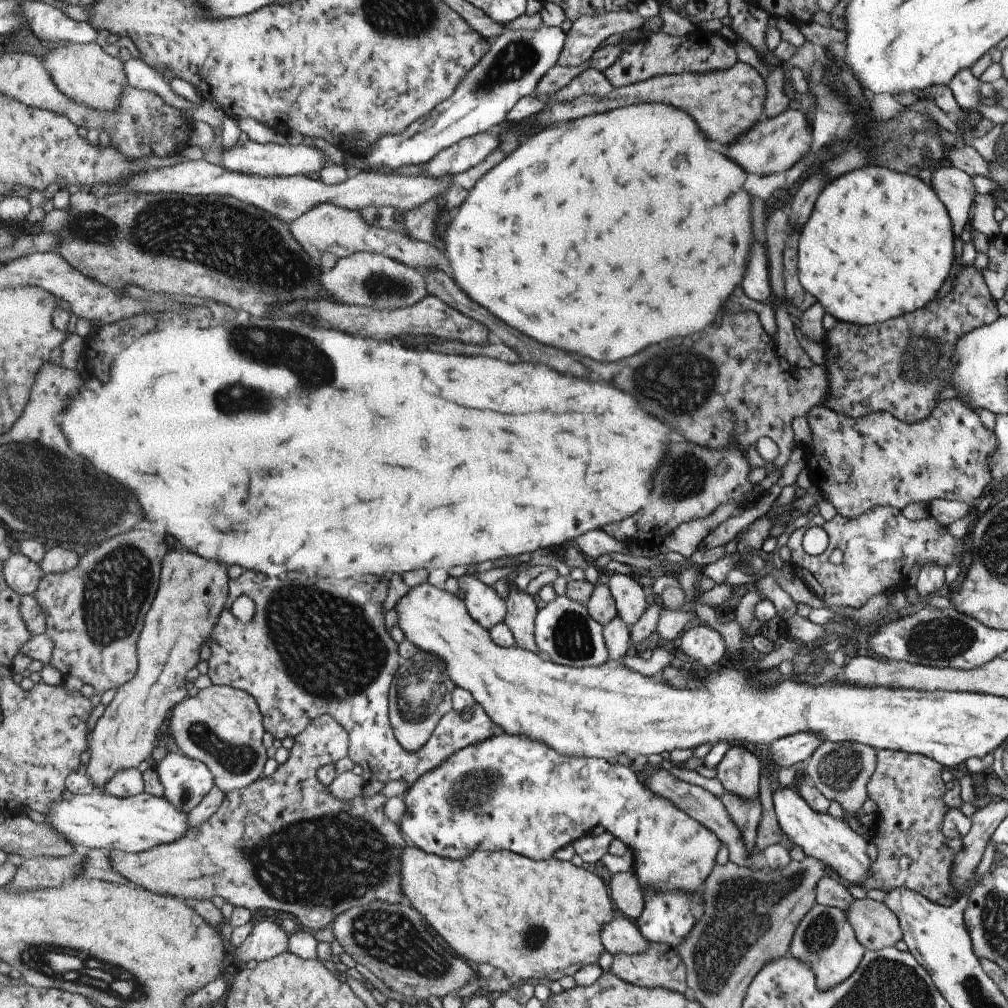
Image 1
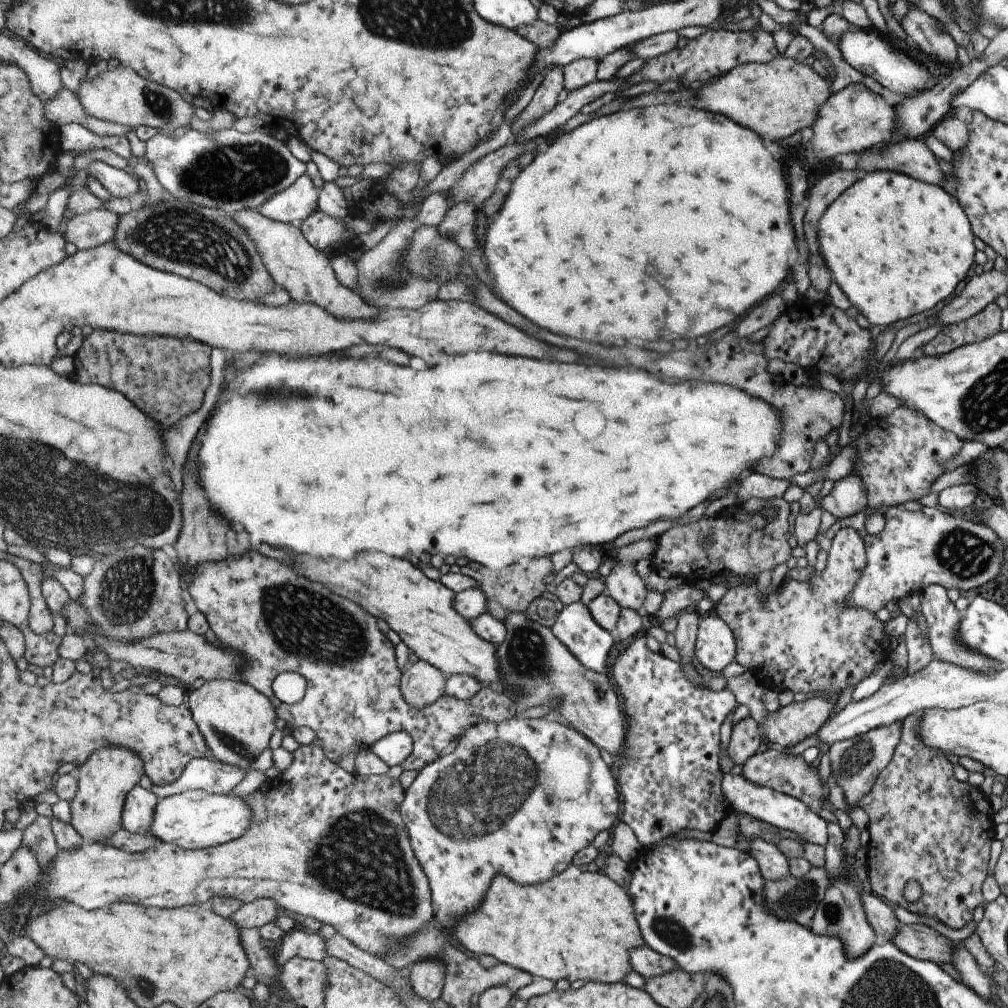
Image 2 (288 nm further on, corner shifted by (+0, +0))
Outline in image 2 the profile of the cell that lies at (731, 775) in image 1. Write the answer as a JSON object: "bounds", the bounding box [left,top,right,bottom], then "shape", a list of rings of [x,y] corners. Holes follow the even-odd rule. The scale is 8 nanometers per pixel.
{"bounds":[727,716,763,766],"shape":[[[751,716],[739,720],[731,728],[731,740],[727,746],[727,758],[733,762],[733,766],[745,764],[759,748],[763,730],[753,722]]]}

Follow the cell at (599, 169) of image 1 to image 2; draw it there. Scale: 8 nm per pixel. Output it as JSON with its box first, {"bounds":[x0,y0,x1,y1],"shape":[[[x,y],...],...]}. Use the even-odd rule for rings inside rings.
{"bounds":[481,104,797,340],"shape":[[[657,104],[657,106],[645,106],[645,108],[629,108],[629,110],[619,110],[619,112],[613,112],[609,116],[601,116],[601,118],[593,118],[591,122],[587,124],[581,124],[579,128],[567,132],[567,134],[561,134],[557,136],[547,148],[543,148],[539,152],[539,156],[519,174],[519,178],[513,182],[511,186],[511,192],[501,208],[501,212],[491,220],[491,224],[487,226],[487,232],[485,232],[485,244],[483,244],[483,250],[481,250],[481,256],[485,258],[485,264],[487,264],[487,272],[489,276],[493,274],[495,276],[495,282],[491,284],[493,286],[493,292],[497,290],[501,296],[503,302],[507,302],[517,314],[521,312],[523,316],[527,316],[529,320],[533,320],[535,324],[541,324],[543,328],[549,328],[553,330],[555,334],[561,334],[561,336],[571,336],[571,338],[579,338],[579,340],[611,340],[611,338],[637,338],[637,340],[677,340],[677,338],[695,338],[695,336],[703,336],[707,332],[713,332],[713,330],[719,330],[723,328],[725,324],[731,324],[731,322],[739,322],[739,318],[743,318],[753,304],[757,304],[761,298],[767,298],[773,294],[773,290],[777,286],[783,284],[787,272],[791,270],[791,266],[797,262],[797,254],[795,254],[795,238],[793,238],[793,228],[791,228],[791,222],[789,222],[789,208],[787,208],[787,186],[785,186],[785,178],[783,178],[783,170],[781,170],[781,164],[783,160],[773,160],[773,156],[767,152],[767,148],[763,146],[763,140],[757,138],[751,130],[735,124],[733,120],[721,116],[721,114],[713,114],[713,112],[707,112],[707,110],[697,110],[697,108],[691,108],[689,104]]]}

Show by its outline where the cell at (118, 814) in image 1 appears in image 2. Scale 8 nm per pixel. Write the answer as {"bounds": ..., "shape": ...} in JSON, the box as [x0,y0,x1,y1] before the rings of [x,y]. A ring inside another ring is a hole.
{"bounds":[149,792,253,850],"shape":[[[185,792],[159,800],[149,834],[157,836],[163,844],[175,844],[185,850],[201,850],[233,842],[245,836],[249,828],[253,828],[253,808],[245,798],[235,794]]]}

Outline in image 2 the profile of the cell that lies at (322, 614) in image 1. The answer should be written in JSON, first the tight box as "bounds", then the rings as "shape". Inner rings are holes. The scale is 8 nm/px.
{"bounds":[183,550,521,772],"shape":[[[257,550],[247,552],[245,556],[239,556],[235,560],[223,560],[221,564],[201,564],[201,568],[195,568],[191,574],[187,572],[183,582],[187,584],[187,598],[191,600],[191,606],[209,620],[209,628],[215,632],[219,646],[241,654],[243,666],[239,682],[253,686],[269,700],[273,700],[279,720],[285,720],[287,726],[291,726],[293,730],[301,726],[313,730],[325,756],[335,764],[341,760],[341,756],[373,750],[373,746],[389,734],[407,732],[413,738],[413,754],[401,764],[401,768],[421,772],[429,764],[437,762],[443,750],[453,740],[463,738],[469,732],[469,728],[477,728],[477,724],[485,722],[501,724],[519,716],[521,708],[513,700],[513,696],[509,696],[505,690],[495,690],[489,686],[485,686],[471,700],[443,696],[431,708],[417,710],[409,706],[401,692],[405,672],[399,670],[395,646],[379,630],[377,618],[365,612],[359,604],[341,598],[323,584],[301,578],[289,566],[271,560]],[[283,672],[297,672],[303,674],[305,680],[309,680],[307,694],[299,702],[299,706],[283,704],[281,700],[277,700],[273,692],[273,684],[277,676],[281,676]]]}

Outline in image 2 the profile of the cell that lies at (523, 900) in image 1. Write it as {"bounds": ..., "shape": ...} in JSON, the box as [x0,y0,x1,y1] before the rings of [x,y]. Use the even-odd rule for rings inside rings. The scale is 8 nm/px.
{"bounds":[451,864,645,984],"shape":[[[573,864],[559,872],[551,880],[539,884],[519,884],[505,874],[493,878],[491,888],[483,900],[483,904],[459,920],[455,928],[451,928],[455,942],[473,956],[491,956],[499,964],[509,964],[523,972],[529,972],[535,978],[547,978],[555,984],[559,980],[567,980],[569,984],[581,980],[599,982],[599,984],[617,984],[629,974],[629,950],[637,946],[645,946],[633,904],[623,888],[619,888],[605,874],[589,874]]]}

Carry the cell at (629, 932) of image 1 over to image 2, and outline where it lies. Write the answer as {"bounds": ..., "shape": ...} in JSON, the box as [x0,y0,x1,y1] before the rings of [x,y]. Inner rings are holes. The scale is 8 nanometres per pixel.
{"bounds":[629,946,677,980],"shape":[[[637,946],[637,948],[629,950],[629,966],[643,980],[649,980],[653,976],[661,976],[661,974],[677,968],[671,958],[657,954],[647,946]]]}

